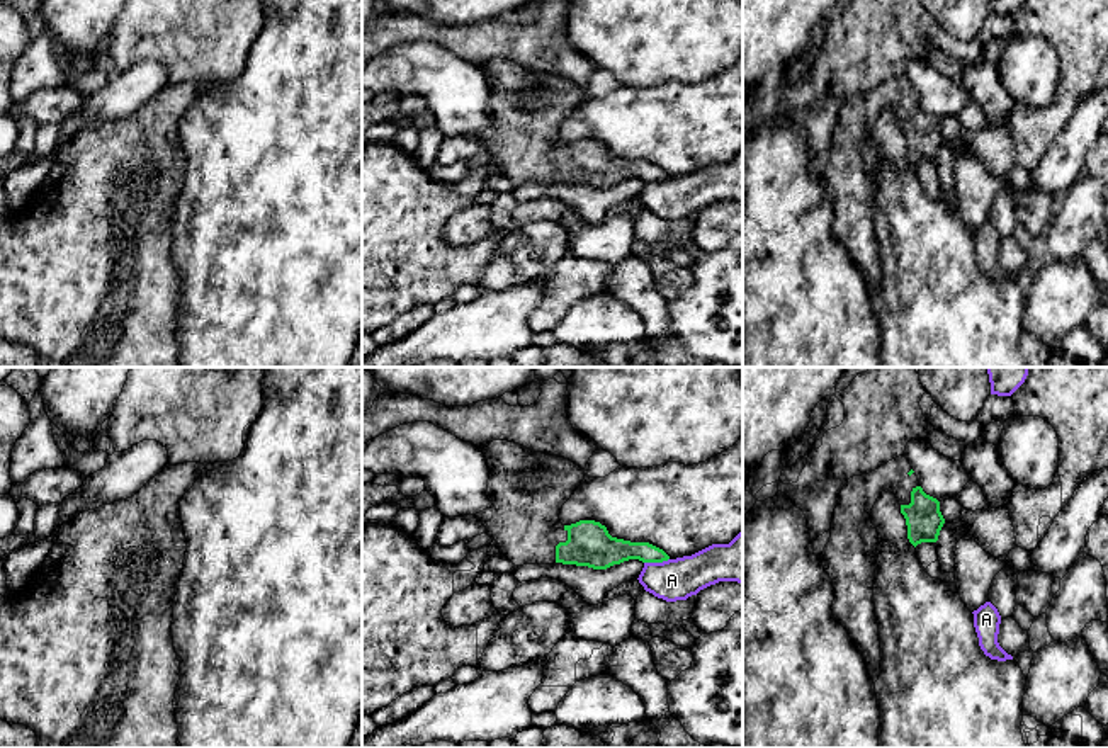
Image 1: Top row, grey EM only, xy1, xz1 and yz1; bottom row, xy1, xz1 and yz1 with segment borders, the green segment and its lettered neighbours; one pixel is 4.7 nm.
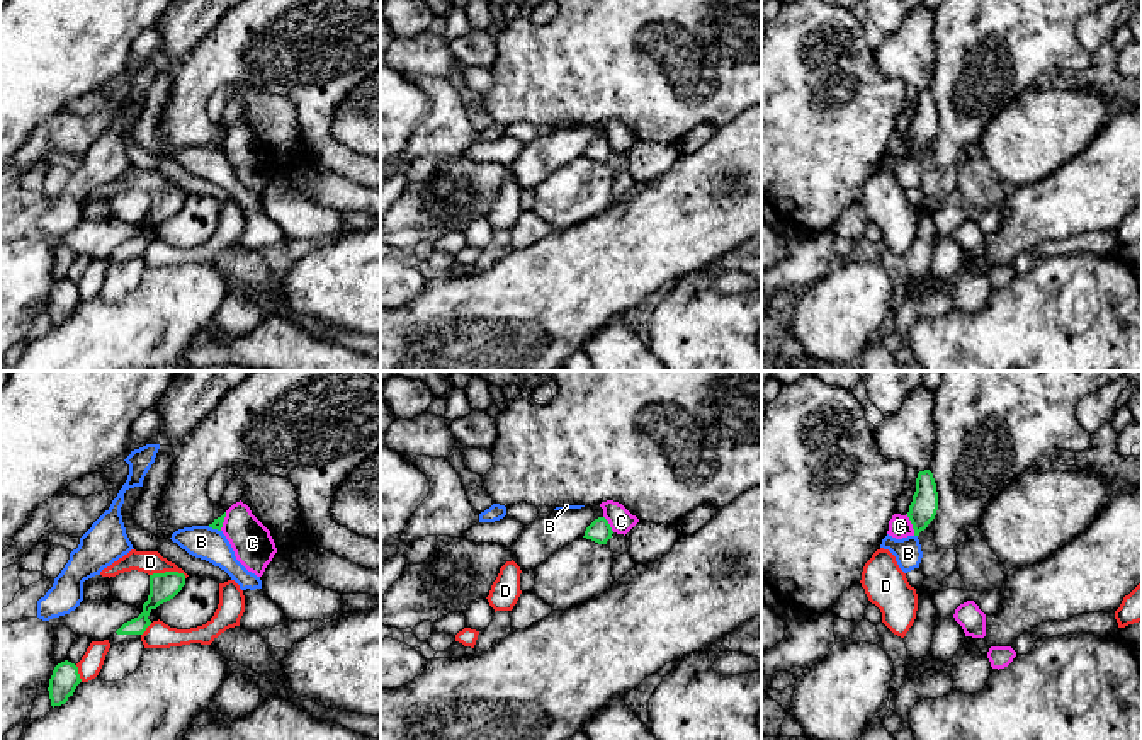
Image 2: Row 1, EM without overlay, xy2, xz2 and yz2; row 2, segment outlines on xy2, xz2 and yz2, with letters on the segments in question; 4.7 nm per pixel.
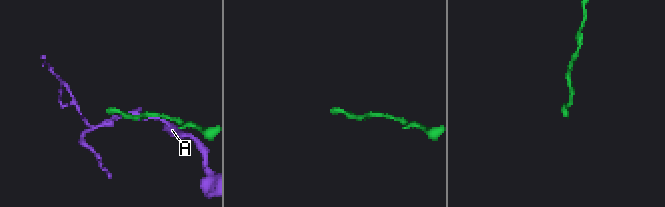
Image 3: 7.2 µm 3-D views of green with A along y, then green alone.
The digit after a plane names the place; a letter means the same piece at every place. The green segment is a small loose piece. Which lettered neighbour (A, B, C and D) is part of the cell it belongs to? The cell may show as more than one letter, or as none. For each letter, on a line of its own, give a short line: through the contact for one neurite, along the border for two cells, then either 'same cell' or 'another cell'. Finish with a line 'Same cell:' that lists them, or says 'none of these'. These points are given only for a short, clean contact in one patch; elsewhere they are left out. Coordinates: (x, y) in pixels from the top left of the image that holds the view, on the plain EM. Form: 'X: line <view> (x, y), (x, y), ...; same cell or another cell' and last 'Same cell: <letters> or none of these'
A: another cell
B: line xy2 (208, 145), (220, 150); another cell
C: line yz2 (906, 133), (915, 153); another cell
D: another cell
Same cell: none of these

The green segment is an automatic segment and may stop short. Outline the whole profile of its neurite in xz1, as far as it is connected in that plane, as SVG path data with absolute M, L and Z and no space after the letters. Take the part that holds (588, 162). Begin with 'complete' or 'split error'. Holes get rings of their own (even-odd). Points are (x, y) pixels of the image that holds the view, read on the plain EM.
split error; M493 60L479 68L489 87L493 124L474 136L515 185L562 182L607 189L629 178L670 178L649 162L612 156L595 139L562 144L561 128L585 99L585 90L569 78L508 60Z

